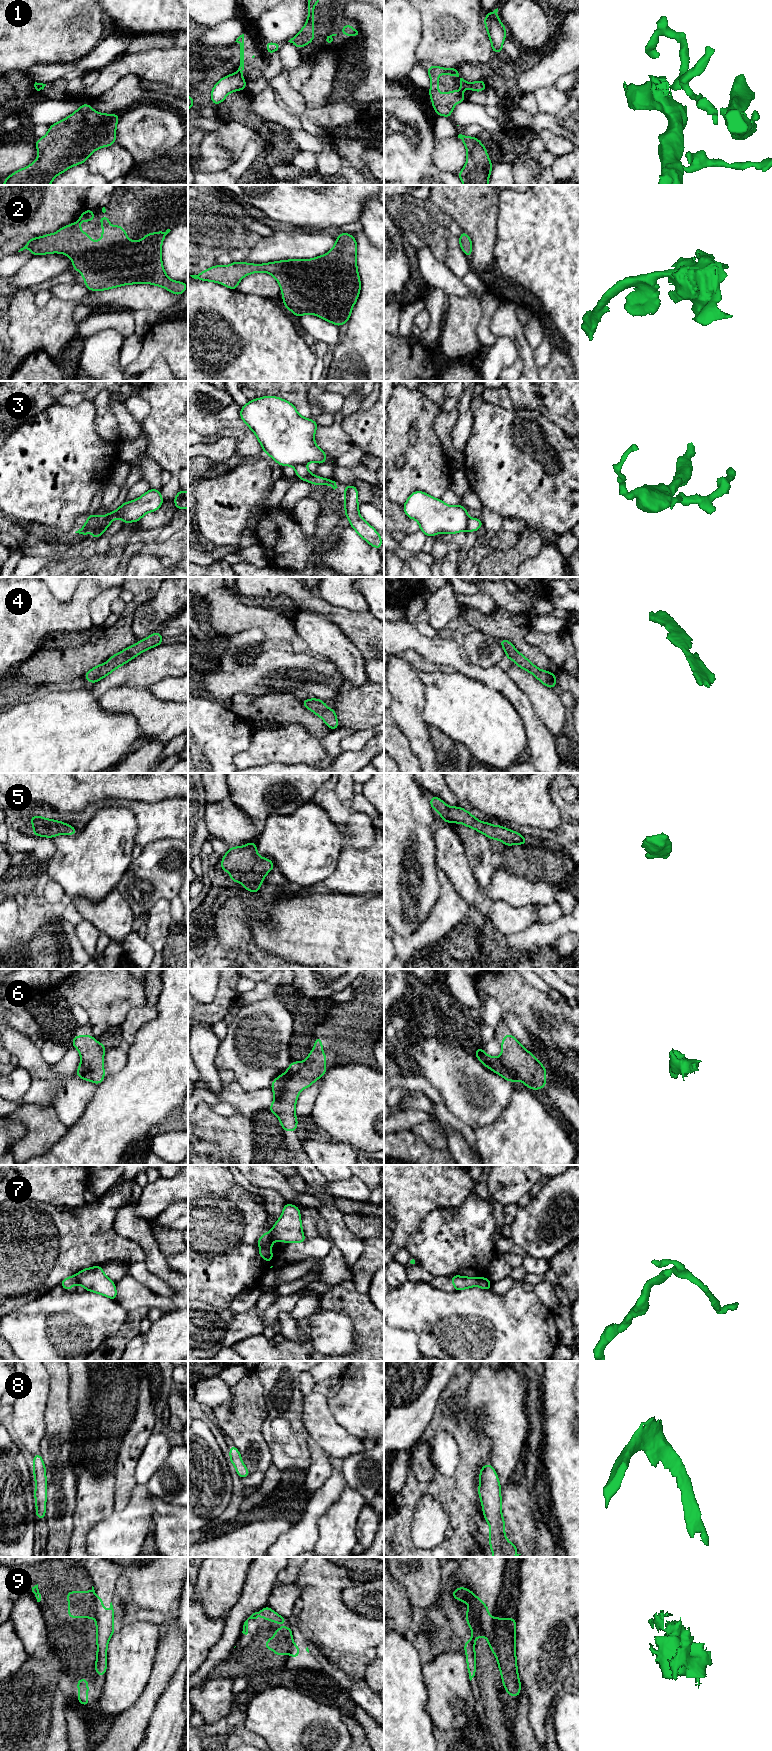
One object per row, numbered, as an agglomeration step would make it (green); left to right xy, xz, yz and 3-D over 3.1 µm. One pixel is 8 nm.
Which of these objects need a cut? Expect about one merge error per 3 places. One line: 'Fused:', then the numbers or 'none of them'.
Fused: 1, 3, 7, 9

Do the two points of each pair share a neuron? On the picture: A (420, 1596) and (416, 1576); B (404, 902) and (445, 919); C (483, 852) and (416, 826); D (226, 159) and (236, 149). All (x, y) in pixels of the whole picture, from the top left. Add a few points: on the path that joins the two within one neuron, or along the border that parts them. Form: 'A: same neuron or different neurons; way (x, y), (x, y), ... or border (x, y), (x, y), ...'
A: same neuron; way (420, 1591), (420, 1581)
B: different neurons; border (441, 891), (431, 912), (415, 930)
C: different neurons; border (449, 825), (461, 840), (469, 867)
D: different neurons; border (218, 134), (218, 142), (237, 159)

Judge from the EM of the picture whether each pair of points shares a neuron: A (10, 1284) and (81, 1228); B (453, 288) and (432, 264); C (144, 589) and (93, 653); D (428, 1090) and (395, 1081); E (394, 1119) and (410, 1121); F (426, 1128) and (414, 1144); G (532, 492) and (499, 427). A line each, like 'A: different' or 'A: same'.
A: same
B: same
C: same
D: same
E: same
F: different
G: same

